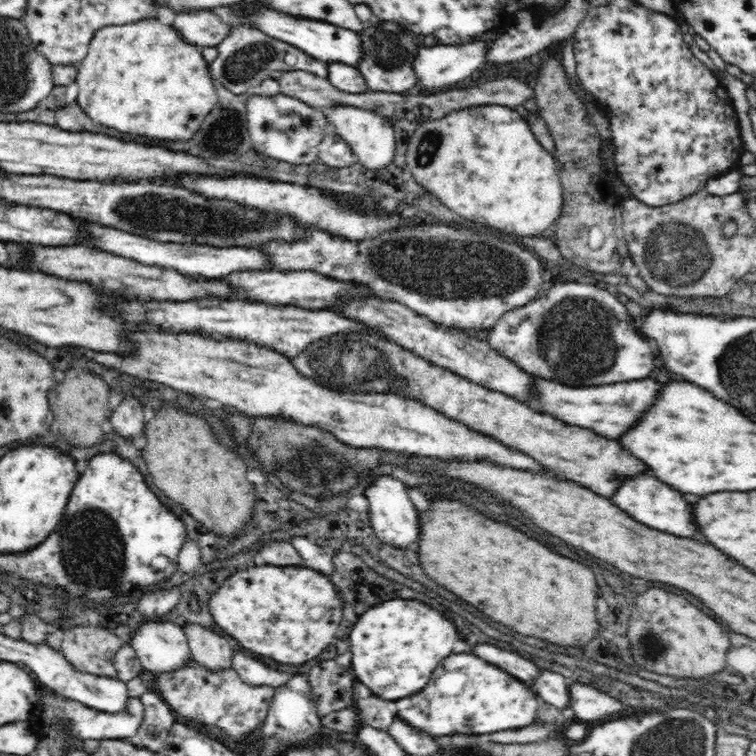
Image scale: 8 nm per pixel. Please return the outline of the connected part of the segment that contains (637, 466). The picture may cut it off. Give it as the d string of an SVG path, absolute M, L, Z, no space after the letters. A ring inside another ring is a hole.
M336 333L332 340L324 337L310 343L304 352L294 357L292 364L300 374L312 376L316 382L338 392L344 388L344 392L382 394L394 388L392 384L396 380L402 380L402 394L408 396L408 399L420 401L512 450L524 452L540 462L546 470L580 482L582 486L606 498L612 496L612 492L618 488L622 476L632 476L644 470L644 464L630 456L616 440L596 436L592 430L566 426L548 414L532 412L526 402L519 402L503 392L484 388L452 371L437 367L408 349L392 344L390 339L380 338L374 333Z

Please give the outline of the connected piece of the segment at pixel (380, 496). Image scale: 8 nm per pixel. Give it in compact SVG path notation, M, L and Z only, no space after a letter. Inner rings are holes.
M380 476L364 495L370 503L368 511L370 524L375 534L385 544L396 546L396 548L408 548L418 542L420 538L420 518L414 504L406 498L406 486L400 480L394 480L390 476Z

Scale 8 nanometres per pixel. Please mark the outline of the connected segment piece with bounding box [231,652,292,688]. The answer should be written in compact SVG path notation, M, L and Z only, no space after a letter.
M233 654L231 667L240 675L240 678L247 684L257 687L282 686L292 678L292 674L284 674L278 670L272 670L264 666L262 662L248 658L244 654Z

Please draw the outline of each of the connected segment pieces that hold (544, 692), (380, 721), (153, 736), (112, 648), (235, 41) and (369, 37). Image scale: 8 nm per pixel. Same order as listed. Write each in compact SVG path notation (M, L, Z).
M542 670L542 674L534 680L533 691L542 703L547 702L568 713L570 706L570 687L568 679L560 673Z
M356 682L356 704L354 709L357 711L360 722L382 731L388 730L389 726L392 726L394 718L396 718L394 702L376 698L360 682Z
M147 690L139 699L144 705L144 718L134 740L140 746L161 754L166 746L165 740L170 727L179 721L178 716L160 693L154 690Z
M79 625L63 631L60 652L74 668L116 678L113 659L124 644L122 639L104 627Z
M234 26L228 36L217 46L218 55L210 66L210 76L215 86L224 86L236 95L243 92L255 92L256 87L269 78L273 70L304 70L318 77L327 78L327 64L320 63L287 42L272 38L264 31L252 26Z
M372 16L364 24L364 30L360 30L360 45L362 45L362 60L359 60L357 68L362 73L368 91L408 93L416 91L416 75L412 68L414 56L418 54L421 38L404 28L397 22L380 21Z

